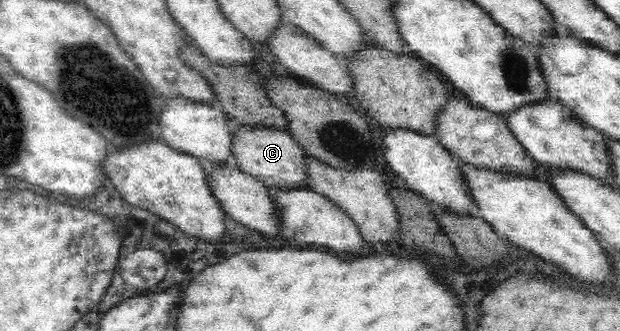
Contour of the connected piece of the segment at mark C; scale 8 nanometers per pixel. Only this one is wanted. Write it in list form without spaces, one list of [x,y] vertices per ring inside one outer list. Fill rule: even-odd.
[[[240,127],[232,141],[232,151],[236,157],[236,167],[260,180],[269,190],[288,190],[289,187],[309,189],[305,175],[306,152],[287,131],[276,129],[258,129],[258,127]]]

